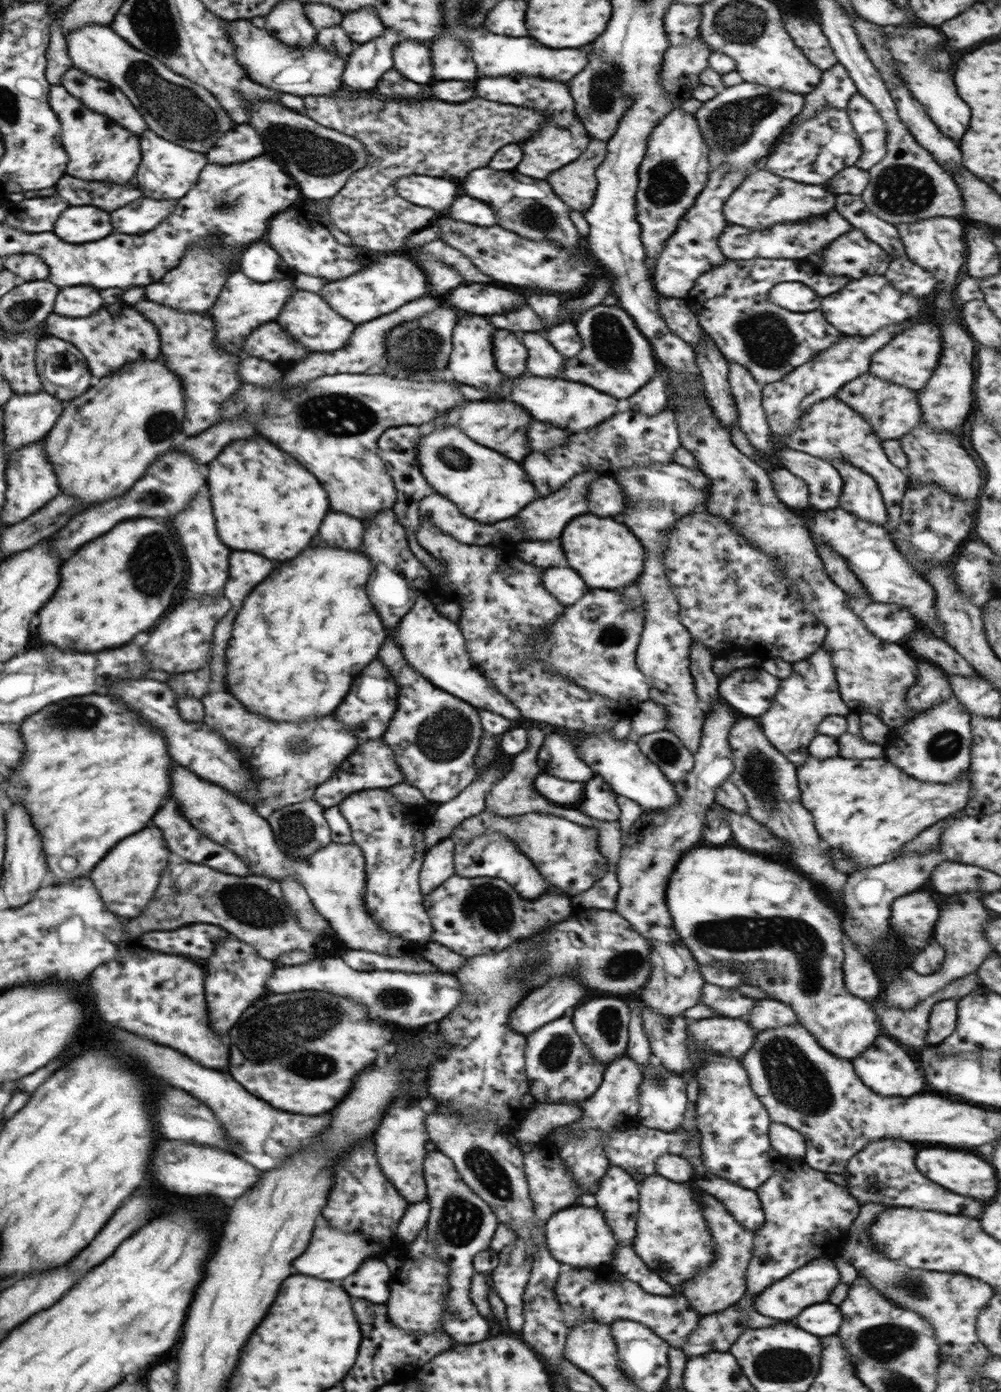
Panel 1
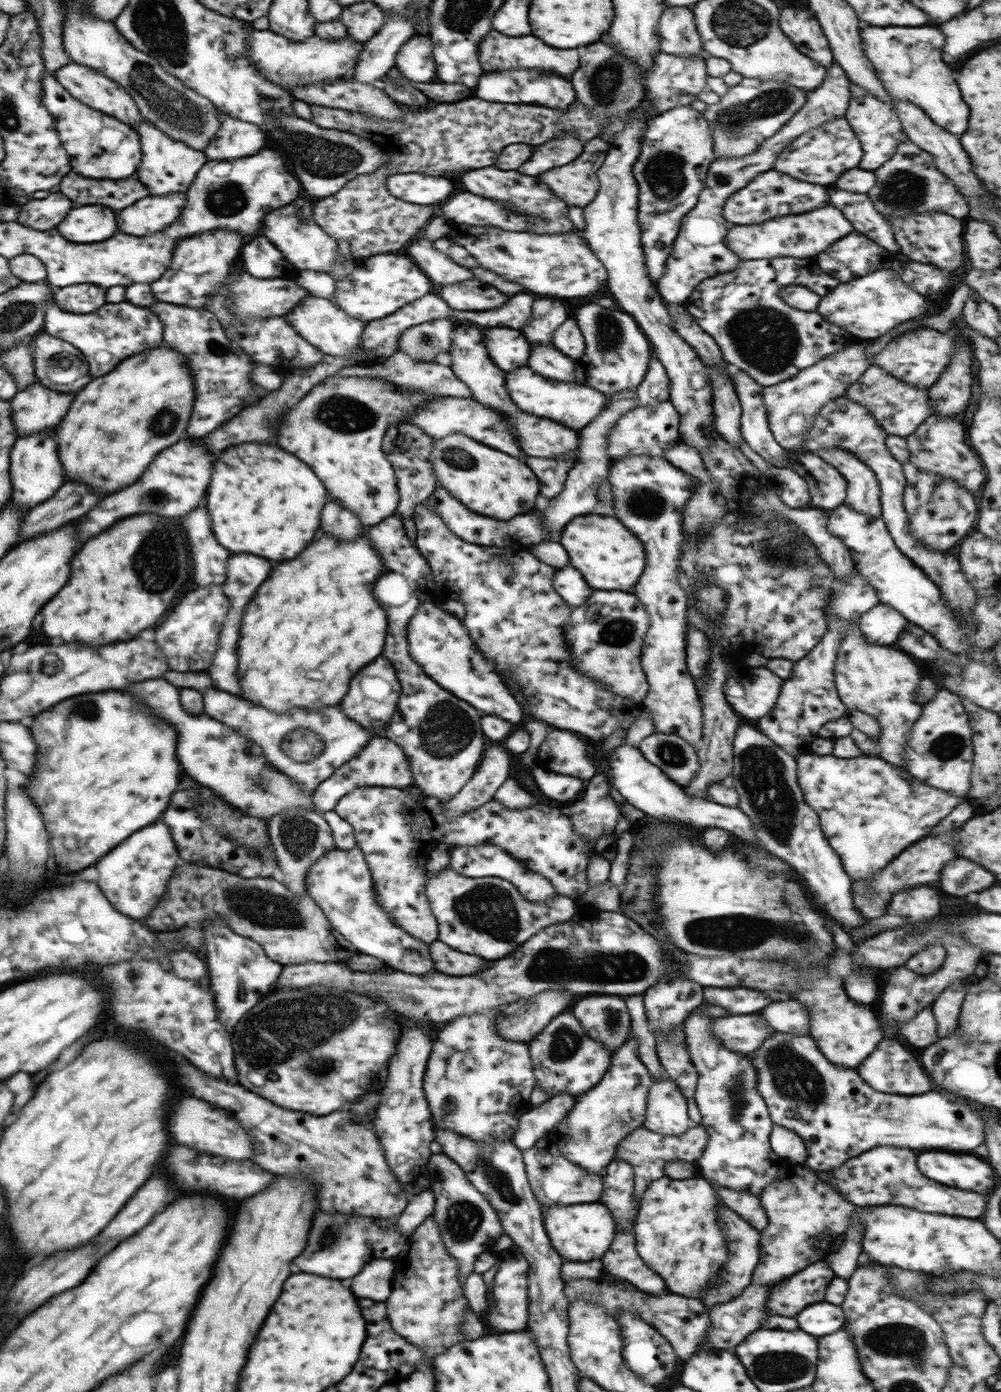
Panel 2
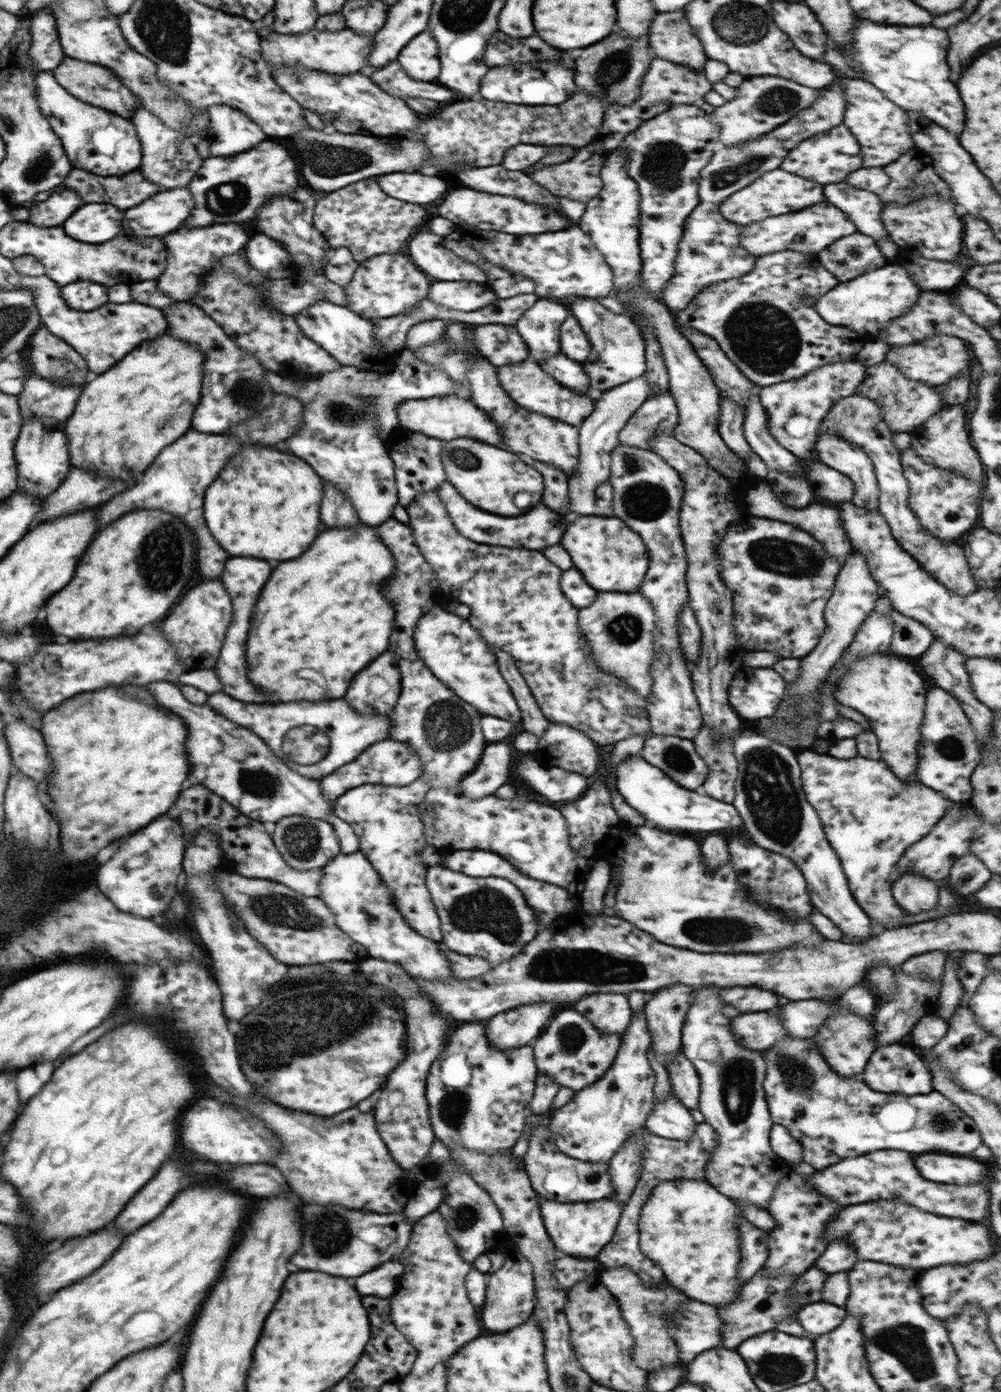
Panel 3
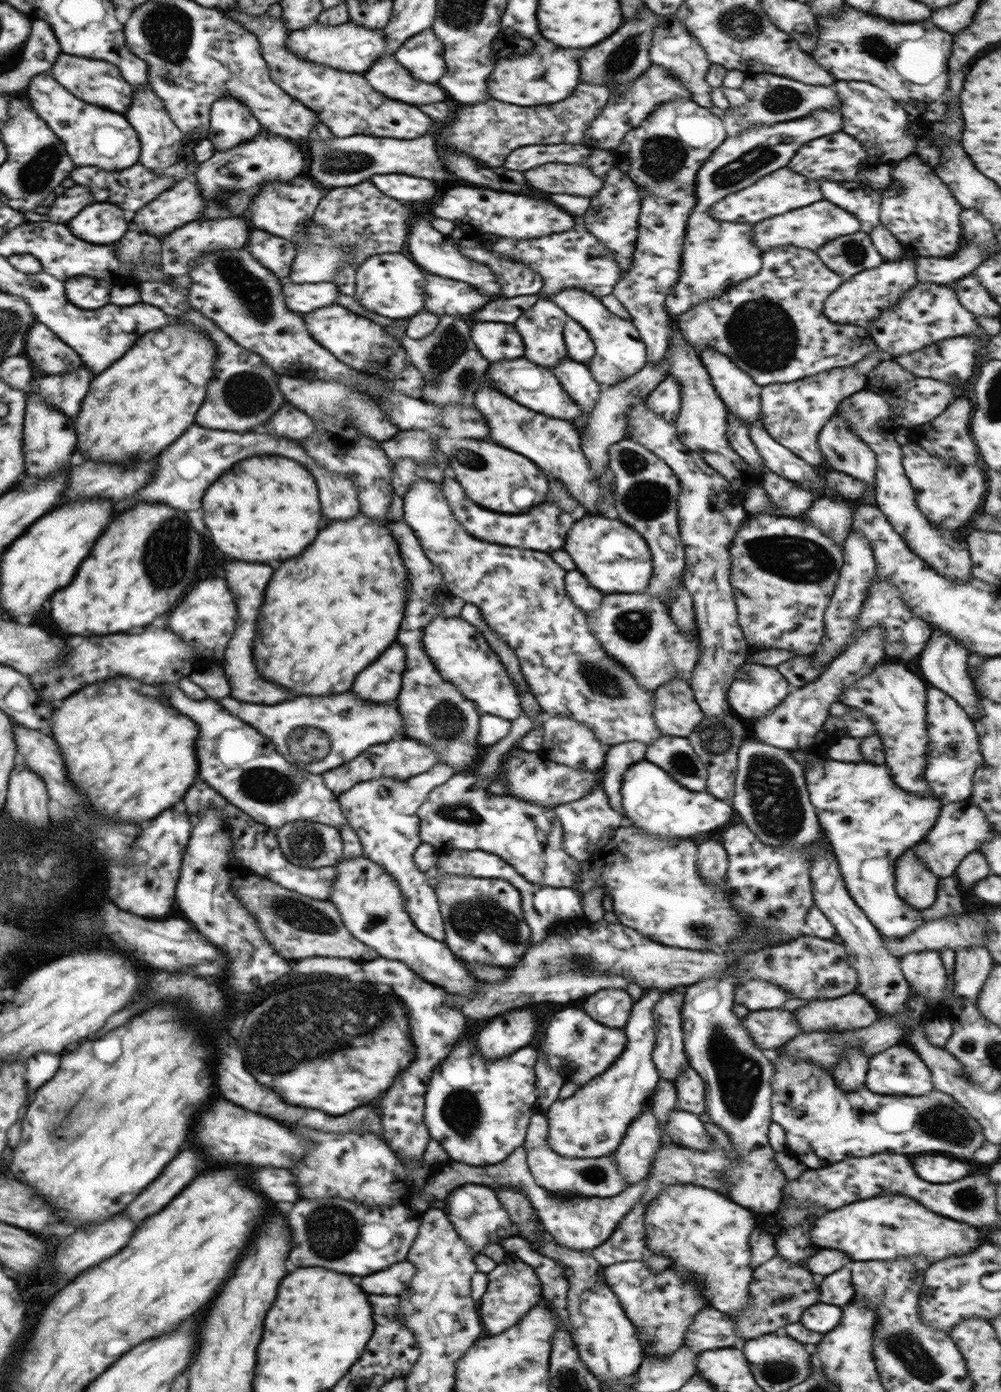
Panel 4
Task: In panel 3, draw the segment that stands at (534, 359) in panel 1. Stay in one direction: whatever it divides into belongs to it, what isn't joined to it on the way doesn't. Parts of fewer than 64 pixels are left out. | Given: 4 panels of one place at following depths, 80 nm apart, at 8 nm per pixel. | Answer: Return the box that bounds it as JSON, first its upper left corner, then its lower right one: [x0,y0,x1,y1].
[540,352,593,394]

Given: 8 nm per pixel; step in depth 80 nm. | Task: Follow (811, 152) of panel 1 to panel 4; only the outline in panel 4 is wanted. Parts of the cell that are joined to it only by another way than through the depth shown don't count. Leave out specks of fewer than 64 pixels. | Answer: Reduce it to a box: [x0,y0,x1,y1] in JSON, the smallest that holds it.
[787,131,869,182]

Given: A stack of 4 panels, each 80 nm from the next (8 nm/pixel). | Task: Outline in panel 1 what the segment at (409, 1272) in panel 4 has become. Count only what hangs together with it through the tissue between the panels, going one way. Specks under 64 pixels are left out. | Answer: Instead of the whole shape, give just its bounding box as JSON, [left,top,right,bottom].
[342,1260,390,1304]

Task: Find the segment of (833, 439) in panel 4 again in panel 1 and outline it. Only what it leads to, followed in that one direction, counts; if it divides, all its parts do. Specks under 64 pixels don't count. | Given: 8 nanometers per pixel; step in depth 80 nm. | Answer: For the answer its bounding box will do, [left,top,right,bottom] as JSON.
[830,461,888,525]

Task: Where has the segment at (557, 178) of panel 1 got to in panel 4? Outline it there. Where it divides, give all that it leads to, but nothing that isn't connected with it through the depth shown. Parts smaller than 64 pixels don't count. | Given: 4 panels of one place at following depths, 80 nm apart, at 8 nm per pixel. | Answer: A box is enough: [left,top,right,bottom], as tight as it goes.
[524,163,602,196]

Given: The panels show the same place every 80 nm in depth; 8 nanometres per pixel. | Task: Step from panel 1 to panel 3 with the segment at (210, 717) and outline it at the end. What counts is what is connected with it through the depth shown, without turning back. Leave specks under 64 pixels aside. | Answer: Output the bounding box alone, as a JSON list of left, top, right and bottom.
[206,692,391,780]

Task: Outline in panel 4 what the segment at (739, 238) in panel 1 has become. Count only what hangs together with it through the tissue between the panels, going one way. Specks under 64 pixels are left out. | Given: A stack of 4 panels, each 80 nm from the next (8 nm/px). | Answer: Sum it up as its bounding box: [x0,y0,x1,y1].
[750,200,860,253]

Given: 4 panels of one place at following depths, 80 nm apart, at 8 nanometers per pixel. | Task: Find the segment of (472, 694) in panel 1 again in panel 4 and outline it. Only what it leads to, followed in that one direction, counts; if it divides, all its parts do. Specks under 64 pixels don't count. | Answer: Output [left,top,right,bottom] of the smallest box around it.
[421,615,522,720]

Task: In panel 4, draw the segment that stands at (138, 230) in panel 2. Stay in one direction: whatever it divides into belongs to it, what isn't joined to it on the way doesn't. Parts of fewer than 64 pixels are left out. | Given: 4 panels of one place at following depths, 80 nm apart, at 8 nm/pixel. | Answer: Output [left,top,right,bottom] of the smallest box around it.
[132,172,203,237]

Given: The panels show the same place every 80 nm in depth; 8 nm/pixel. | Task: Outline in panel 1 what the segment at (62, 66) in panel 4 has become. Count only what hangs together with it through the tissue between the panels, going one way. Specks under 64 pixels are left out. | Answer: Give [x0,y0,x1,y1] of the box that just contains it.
[61,66,148,136]

